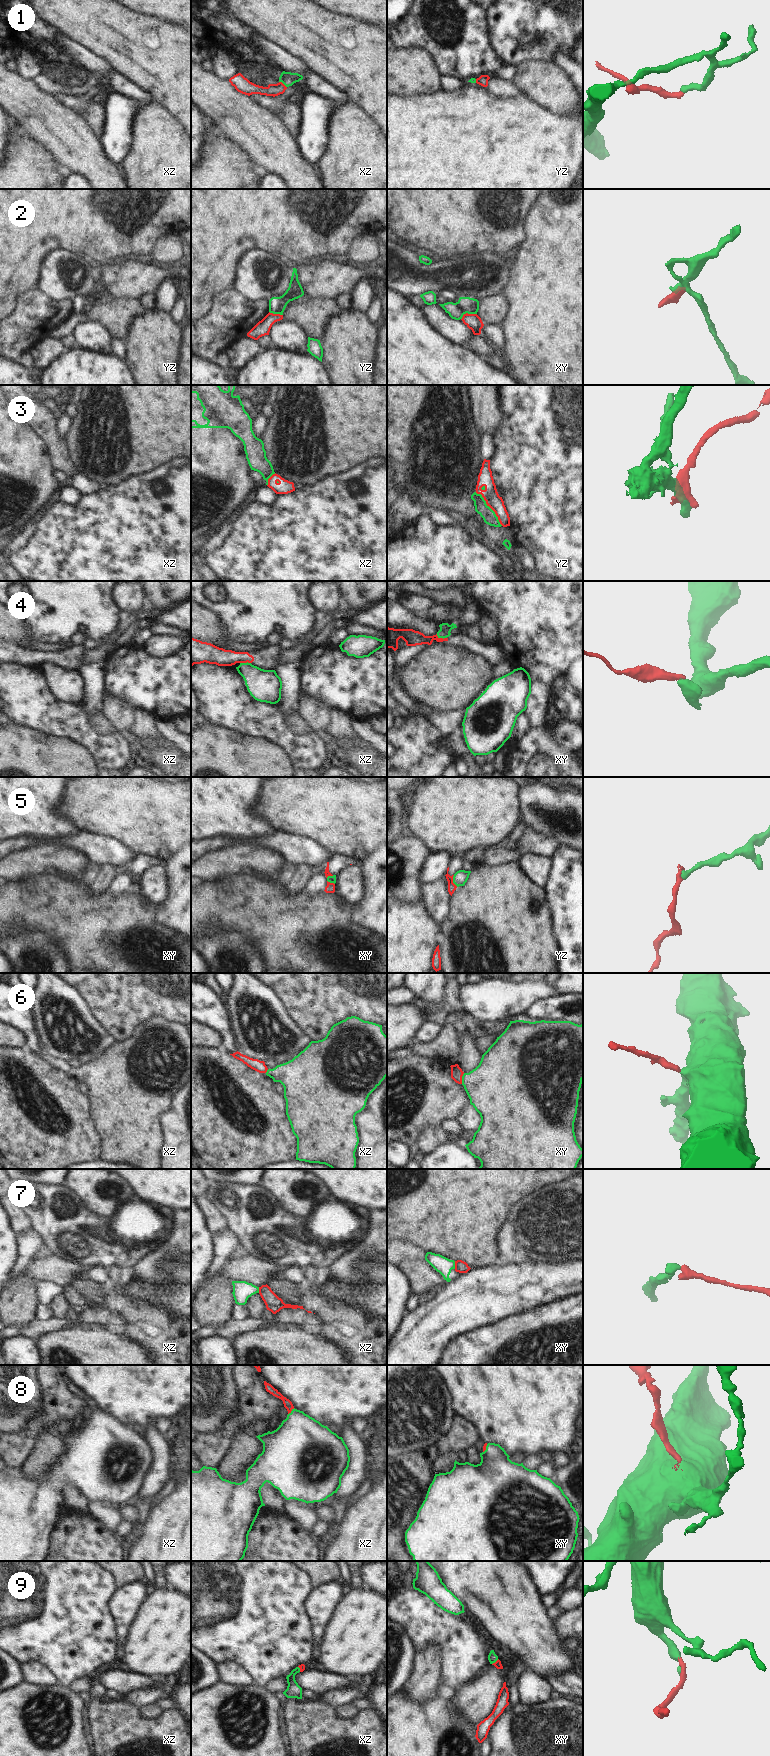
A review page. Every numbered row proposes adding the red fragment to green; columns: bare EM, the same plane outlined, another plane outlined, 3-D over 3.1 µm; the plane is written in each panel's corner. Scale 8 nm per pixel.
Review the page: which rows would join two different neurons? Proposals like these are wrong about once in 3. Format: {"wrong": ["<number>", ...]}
{"wrong": ["2", "3", "4", "5", "7"]}

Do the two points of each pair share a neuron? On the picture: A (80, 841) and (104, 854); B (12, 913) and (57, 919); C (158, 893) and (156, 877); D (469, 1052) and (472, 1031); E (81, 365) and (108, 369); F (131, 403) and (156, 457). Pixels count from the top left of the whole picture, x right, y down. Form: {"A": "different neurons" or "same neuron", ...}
{"A": "same neuron", "B": "same neuron", "C": "same neuron", "D": "same neuron", "E": "same neuron", "F": "same neuron"}

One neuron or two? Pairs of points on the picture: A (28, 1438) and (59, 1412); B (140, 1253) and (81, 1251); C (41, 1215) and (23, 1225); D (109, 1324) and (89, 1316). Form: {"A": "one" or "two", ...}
{"A": "one", "B": "one", "C": "two", "D": "one"}

